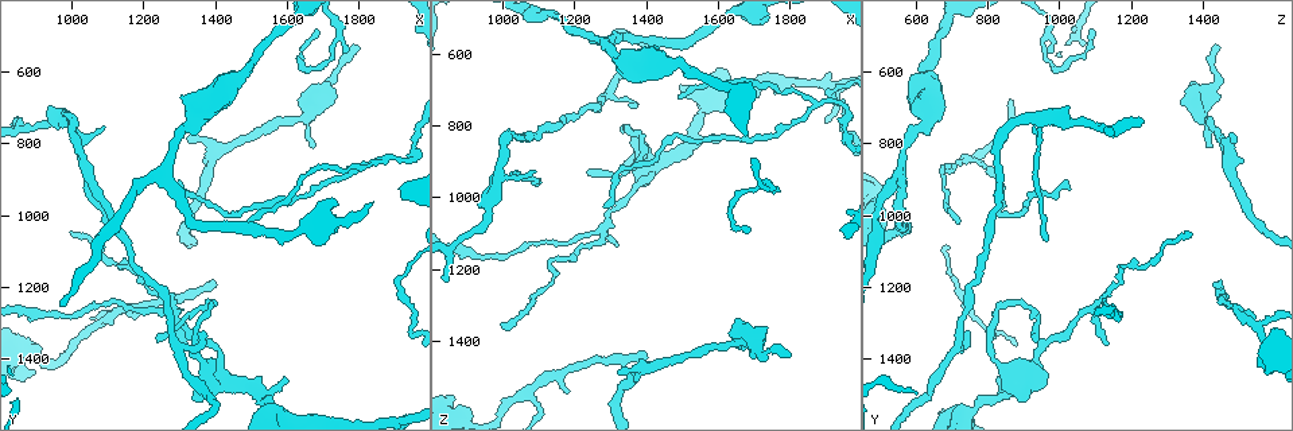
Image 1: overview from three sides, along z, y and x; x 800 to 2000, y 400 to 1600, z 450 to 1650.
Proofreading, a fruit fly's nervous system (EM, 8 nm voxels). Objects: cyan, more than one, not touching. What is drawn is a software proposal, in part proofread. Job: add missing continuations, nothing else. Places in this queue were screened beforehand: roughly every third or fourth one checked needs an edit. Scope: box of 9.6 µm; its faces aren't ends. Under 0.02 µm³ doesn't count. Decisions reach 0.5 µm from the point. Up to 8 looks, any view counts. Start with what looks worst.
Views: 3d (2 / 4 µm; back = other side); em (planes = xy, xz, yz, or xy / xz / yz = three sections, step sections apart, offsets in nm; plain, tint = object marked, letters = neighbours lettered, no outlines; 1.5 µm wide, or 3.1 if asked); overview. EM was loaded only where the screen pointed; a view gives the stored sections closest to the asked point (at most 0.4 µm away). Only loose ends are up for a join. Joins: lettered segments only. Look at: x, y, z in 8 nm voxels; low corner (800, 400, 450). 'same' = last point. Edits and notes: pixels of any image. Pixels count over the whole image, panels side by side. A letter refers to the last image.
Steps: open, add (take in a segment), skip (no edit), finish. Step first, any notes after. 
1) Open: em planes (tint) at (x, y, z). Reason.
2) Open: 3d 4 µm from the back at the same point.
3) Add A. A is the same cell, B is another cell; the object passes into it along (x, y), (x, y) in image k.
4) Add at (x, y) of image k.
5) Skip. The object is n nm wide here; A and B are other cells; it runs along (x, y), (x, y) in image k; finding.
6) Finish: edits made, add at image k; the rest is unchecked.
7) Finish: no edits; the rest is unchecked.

Open: 3d 4 µm at (1400, 1190, 1430). An open end.

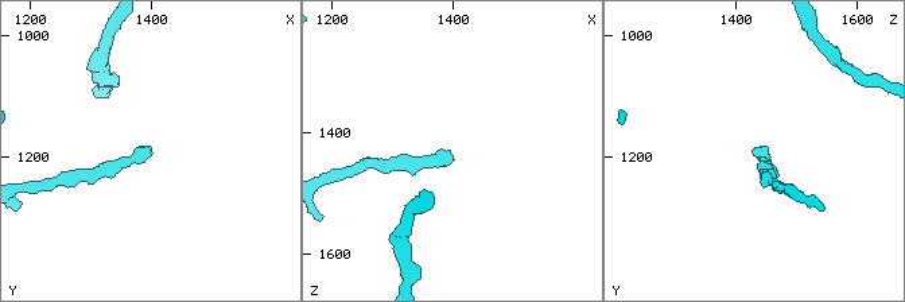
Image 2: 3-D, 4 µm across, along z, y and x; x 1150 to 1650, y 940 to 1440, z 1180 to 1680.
Open: em planes (letters) at (1400, 1185, 1435).

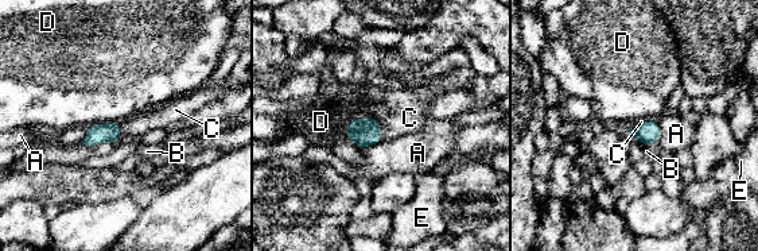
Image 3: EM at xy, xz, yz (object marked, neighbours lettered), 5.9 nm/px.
Add C. C is the same cell, A, B, D and E are other cells; the object passes into it along (364, 132), (380, 130), (409, 118) in image 3; it goes on there.

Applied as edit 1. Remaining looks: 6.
Open: em xy step 8 (letters) at (1090, 1070, 960). Tapers out.

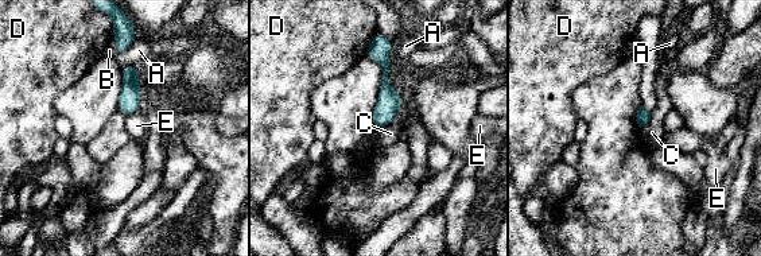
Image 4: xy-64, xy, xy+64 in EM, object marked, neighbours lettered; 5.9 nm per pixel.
Open: em planes (letters) at the same point.

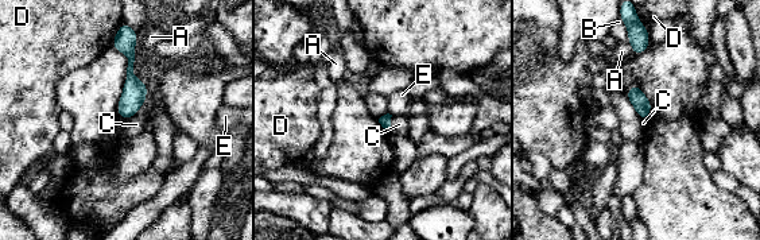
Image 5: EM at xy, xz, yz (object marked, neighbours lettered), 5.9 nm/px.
Skip. The object is 70 nm wide here; A, B, C, D and E are other cells; none of them fits.

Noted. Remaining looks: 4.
Finish: edits made, add at image 3; the rest is unchecked.

